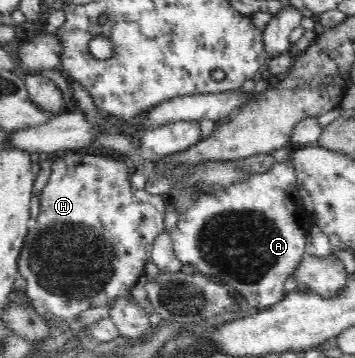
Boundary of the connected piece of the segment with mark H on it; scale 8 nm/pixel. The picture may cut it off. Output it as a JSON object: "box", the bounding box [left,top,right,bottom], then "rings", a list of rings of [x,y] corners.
{"box":[17,149,166,329],"rings":[[[68,149],[52,156],[51,174],[39,198],[39,215],[36,221],[31,224],[28,234],[24,238],[24,244],[22,244],[22,251],[20,252],[17,264],[20,275],[27,283],[25,295],[34,302],[35,311],[41,317],[44,317],[45,320],[58,321],[60,323],[60,329],[68,327],[78,317],[80,312],[95,307],[107,307],[118,296],[127,293],[130,294],[130,289],[138,282],[140,276],[144,274],[144,268],[149,258],[151,258],[154,238],[162,230],[165,230],[164,220],[166,218],[164,214],[166,214],[166,202],[164,202],[164,198],[162,198],[162,195],[154,195],[147,191],[136,192],[136,190],[132,189],[130,187],[132,171],[133,168],[130,163],[119,155],[108,157]]]}

